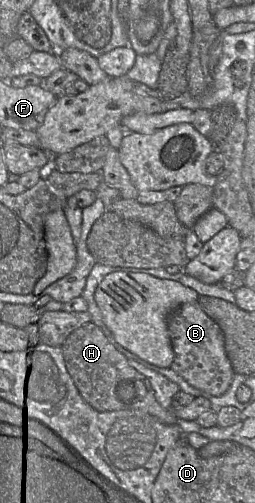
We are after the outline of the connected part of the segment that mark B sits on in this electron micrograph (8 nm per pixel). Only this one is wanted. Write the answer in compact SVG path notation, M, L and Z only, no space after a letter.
M195 301L171 311L167 317L167 329L174 352L170 368L194 388L212 396L223 395L229 389L235 372L227 357L224 336L217 323Z

